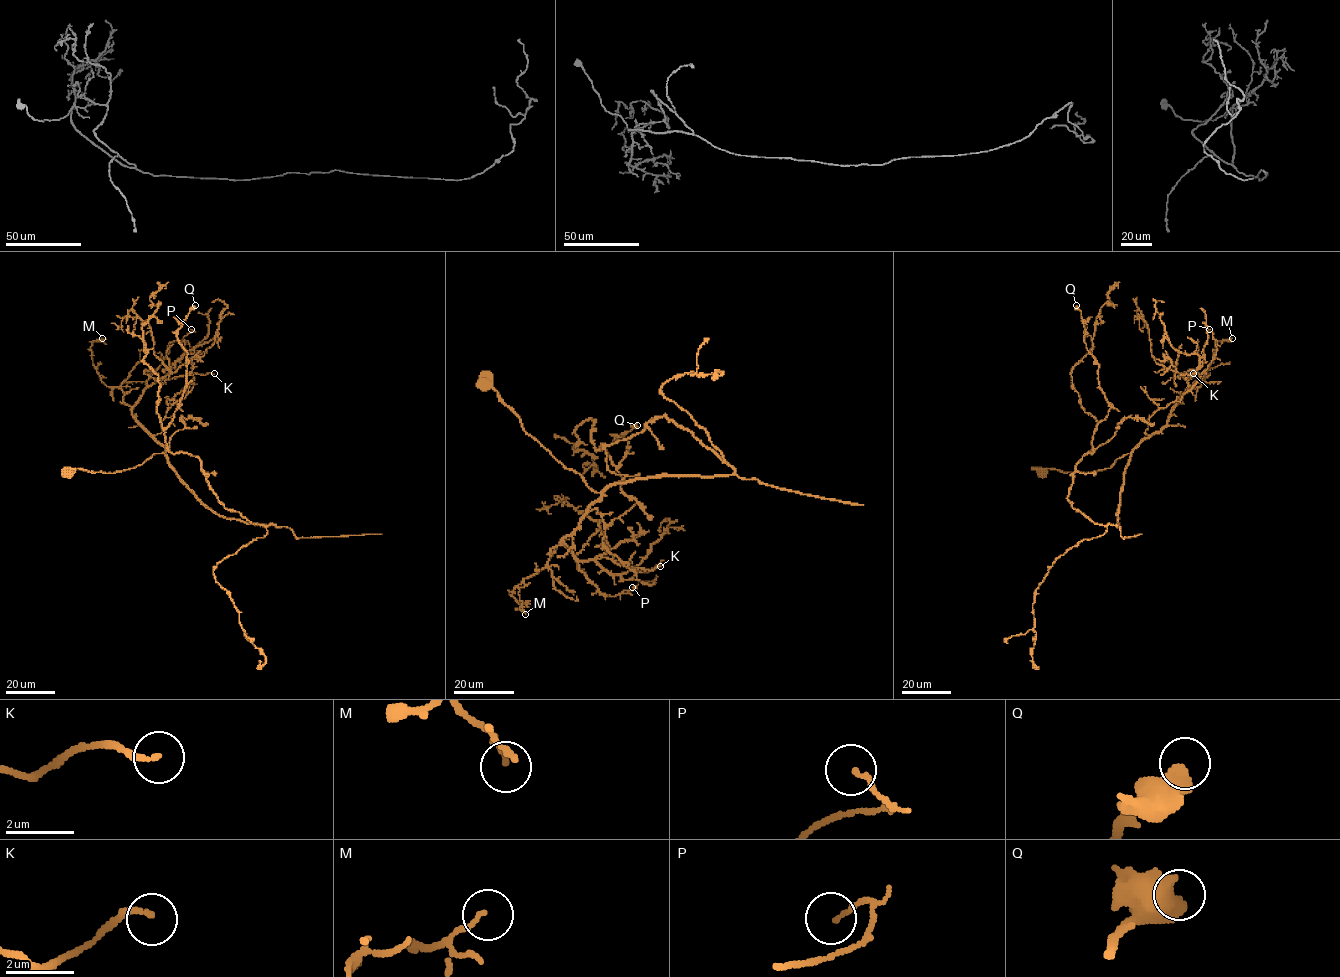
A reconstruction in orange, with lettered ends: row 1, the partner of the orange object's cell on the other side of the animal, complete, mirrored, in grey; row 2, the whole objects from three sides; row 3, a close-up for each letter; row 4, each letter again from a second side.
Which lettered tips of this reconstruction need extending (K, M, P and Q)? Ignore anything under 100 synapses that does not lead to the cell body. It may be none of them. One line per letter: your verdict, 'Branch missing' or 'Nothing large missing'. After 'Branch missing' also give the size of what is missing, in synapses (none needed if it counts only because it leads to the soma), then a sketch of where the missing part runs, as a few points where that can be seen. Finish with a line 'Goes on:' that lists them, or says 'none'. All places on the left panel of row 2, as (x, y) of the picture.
K: Nothing large missing
M: Nothing large missing
P: Nothing large missing
Q: Nothing large missing
Goes on: none

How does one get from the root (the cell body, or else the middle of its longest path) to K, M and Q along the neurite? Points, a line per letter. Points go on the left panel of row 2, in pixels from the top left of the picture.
K: (66, 472), (121, 471), (164, 452), (133, 415), (135, 403), (162, 379), (214, 373)
M: (66, 472), (77, 468), (121, 471), (165, 450), (123, 401), (124, 392), (101, 380), (90, 347), (102, 338)
Q: (66, 472), (164, 453), (216, 513), (276, 525), (227, 510), (200, 460), (167, 449), (195, 305)

